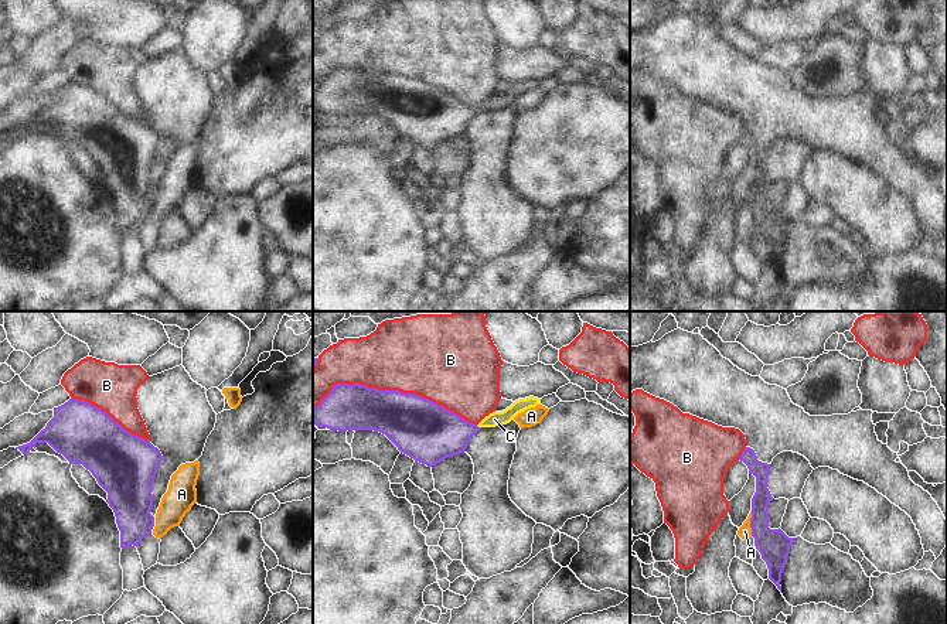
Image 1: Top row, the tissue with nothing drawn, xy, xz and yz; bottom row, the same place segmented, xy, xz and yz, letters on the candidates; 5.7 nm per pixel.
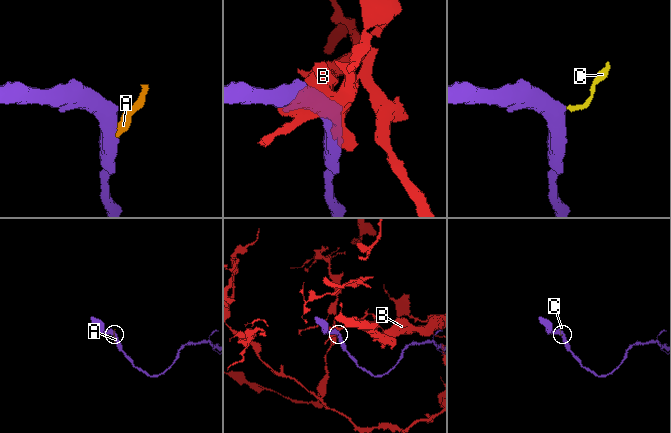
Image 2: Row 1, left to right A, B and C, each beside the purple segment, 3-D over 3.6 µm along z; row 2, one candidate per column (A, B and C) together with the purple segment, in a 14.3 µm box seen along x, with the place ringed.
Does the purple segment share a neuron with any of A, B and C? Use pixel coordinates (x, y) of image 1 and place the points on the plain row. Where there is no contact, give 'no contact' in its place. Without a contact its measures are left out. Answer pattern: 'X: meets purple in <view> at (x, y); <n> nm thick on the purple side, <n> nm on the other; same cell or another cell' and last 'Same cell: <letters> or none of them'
A: meets purple in yz at (750, 207); 180 nm thick on the purple side, 80 nm on the other; another cell
B: meets purple in xz at (394, 74); 320 nm thick on the purple side, 440 nm on the other; another cell
C: meets purple in xz at (477, 109); 300 nm thick on the purple side, 80 nm on the other; same cell
Same cell: C

